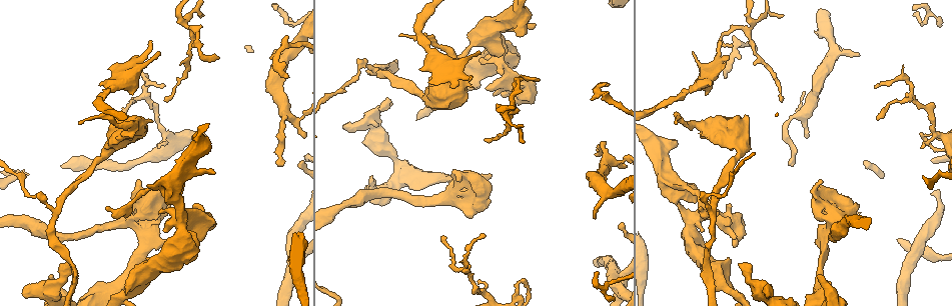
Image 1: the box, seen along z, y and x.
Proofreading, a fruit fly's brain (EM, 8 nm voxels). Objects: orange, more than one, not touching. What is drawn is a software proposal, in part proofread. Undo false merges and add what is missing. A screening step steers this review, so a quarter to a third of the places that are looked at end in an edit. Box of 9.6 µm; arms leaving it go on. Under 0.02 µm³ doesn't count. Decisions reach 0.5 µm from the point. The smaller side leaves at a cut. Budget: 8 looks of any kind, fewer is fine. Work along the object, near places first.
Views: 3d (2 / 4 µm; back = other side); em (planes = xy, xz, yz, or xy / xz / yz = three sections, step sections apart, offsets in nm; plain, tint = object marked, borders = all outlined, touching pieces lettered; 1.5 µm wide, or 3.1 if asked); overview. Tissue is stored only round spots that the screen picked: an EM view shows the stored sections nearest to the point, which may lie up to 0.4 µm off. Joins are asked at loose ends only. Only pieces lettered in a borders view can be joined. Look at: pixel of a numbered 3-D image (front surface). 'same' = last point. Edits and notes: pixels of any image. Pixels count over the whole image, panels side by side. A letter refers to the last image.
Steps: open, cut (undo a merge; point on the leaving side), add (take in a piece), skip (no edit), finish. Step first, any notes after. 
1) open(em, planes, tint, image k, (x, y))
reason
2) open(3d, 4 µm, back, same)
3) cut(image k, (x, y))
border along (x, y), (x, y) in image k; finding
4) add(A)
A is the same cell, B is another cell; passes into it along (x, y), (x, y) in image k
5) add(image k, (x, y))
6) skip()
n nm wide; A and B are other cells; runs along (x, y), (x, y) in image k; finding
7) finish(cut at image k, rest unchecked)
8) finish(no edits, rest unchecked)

open(em, xy, step 4, borders, image 1, (162, 85))
tapers out

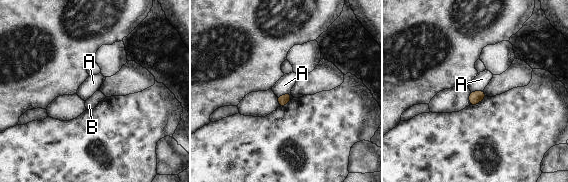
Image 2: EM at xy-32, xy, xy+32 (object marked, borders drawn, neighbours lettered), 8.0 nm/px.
skip()
A and B are other cells; none of them fits

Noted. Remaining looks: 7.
open(3d, 4 µm, image 1, (593, 217))
thin end

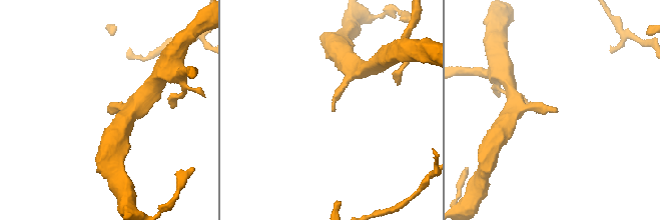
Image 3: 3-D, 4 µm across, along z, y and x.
open(em, yz, step 4, borders, image 3, (108, 108))
shape alone is not enough

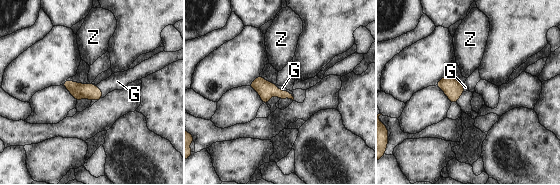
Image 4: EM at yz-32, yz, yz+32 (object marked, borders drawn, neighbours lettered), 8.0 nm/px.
add(G)
G touches over 160 nm; G is the same cell, Z is another cell; passes into it along (79, 91), (99, 88), (117, 81) in image 4; the neuron continues

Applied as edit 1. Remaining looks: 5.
open(overview)

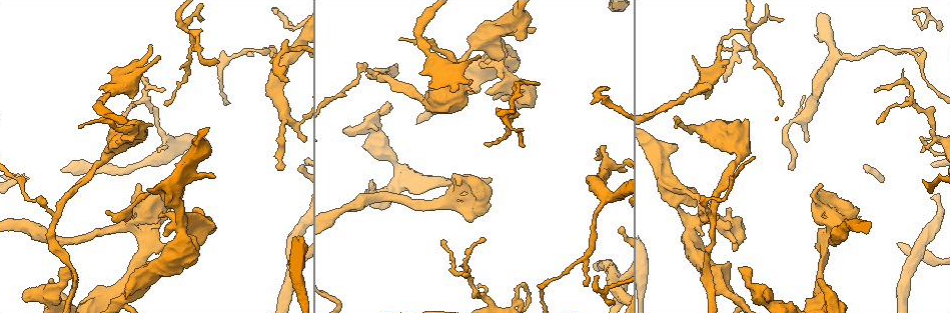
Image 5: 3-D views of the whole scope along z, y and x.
open(em, planes, plain, image 5, (918, 50))

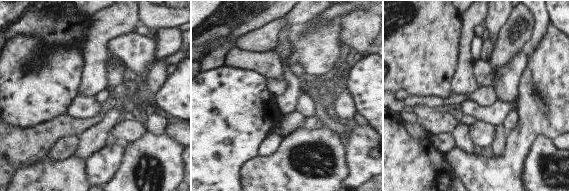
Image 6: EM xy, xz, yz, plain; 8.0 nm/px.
open(em, planes, borders, same)
see the neighbours

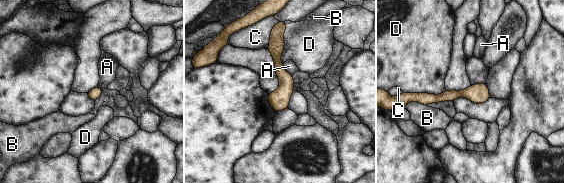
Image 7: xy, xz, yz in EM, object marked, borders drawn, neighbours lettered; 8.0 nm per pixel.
skip()
A, B, C and D are other cells; runs along (275, 33), (284, 76), (279, 108) in image 7; none of them fits

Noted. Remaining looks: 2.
finish(add at image 4, rest unchecked)

